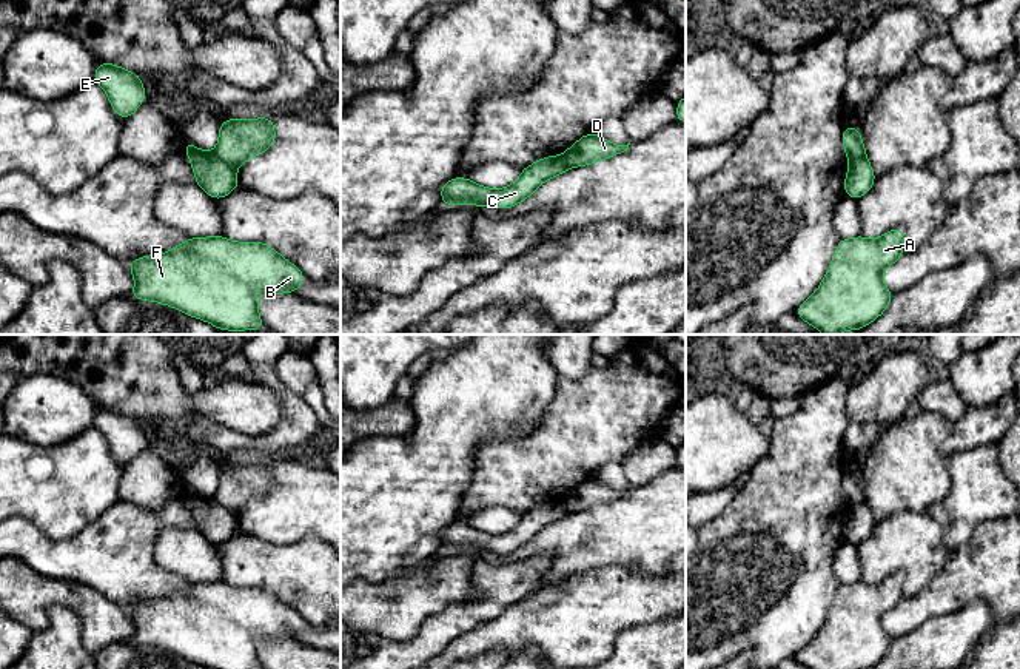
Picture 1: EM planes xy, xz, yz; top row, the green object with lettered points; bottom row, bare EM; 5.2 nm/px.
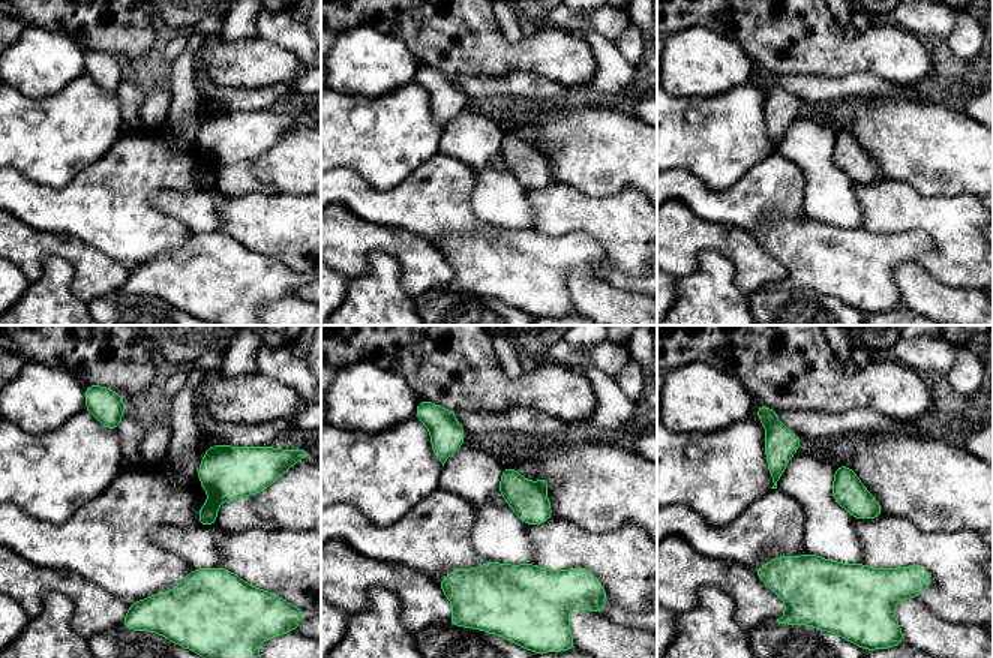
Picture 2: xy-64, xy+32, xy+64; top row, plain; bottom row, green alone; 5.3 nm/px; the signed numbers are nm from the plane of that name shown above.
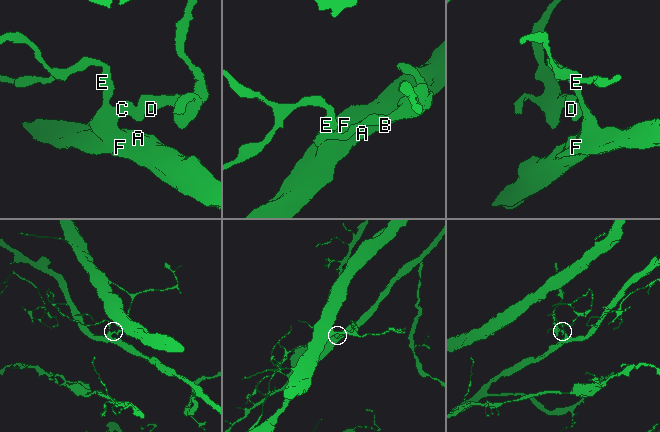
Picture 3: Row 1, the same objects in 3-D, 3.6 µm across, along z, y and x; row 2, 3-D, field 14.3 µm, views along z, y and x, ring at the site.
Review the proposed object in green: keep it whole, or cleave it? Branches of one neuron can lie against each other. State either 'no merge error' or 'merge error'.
merge error

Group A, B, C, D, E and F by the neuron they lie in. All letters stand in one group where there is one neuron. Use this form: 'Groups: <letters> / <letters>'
Groups: A B C E F / D

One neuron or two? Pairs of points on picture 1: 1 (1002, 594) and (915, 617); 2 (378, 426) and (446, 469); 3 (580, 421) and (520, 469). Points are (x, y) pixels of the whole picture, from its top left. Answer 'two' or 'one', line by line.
1: one
2: two
3: one

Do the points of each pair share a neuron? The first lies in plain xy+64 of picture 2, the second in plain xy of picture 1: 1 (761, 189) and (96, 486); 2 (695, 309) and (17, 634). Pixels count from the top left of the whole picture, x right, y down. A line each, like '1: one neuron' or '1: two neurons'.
1: two neurons
2: two neurons

